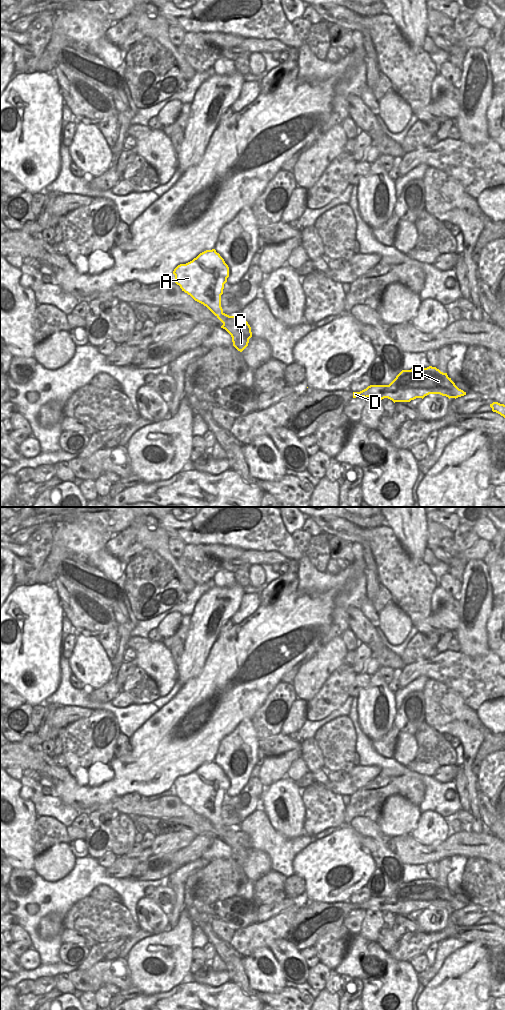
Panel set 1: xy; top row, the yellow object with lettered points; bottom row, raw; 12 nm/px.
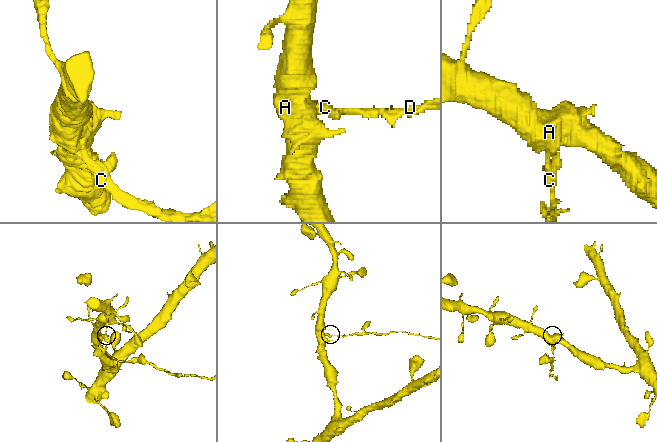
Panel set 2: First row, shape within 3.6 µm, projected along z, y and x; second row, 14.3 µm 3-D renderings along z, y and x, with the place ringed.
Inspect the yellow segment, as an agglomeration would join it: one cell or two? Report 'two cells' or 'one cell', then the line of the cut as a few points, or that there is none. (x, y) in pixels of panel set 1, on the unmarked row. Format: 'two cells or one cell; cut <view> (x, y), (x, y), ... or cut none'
two cells; cut xy (223, 825), (217, 828)

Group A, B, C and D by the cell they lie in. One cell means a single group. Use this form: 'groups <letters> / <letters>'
groups A / B C D

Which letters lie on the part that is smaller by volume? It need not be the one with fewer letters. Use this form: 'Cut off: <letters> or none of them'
Cut off: B, C, D

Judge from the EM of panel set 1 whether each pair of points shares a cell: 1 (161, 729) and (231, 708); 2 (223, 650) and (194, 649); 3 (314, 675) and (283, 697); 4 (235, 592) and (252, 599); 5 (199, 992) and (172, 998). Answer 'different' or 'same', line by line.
1: same
2: different
3: different
4: different
5: same

